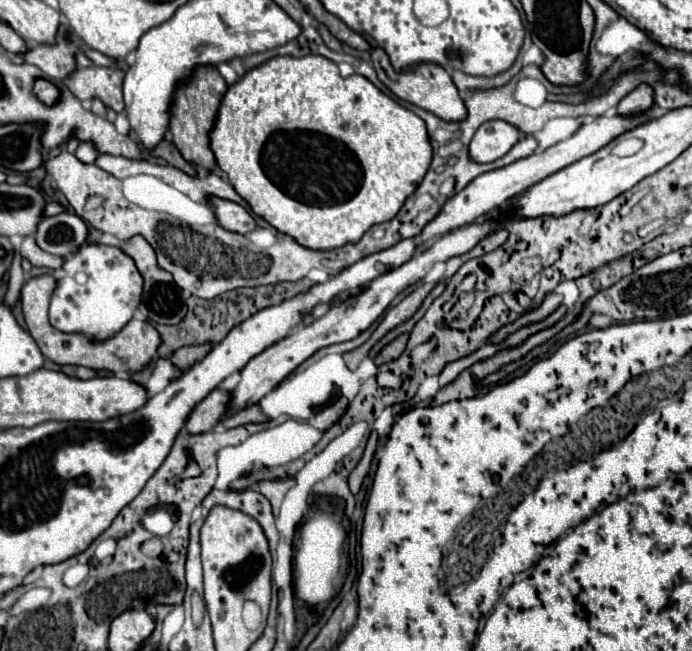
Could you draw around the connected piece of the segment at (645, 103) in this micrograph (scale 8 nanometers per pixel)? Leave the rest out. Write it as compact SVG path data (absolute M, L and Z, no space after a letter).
M639 84L633 92L629 92L617 106L619 114L637 114L645 112L653 106L653 88L649 84Z

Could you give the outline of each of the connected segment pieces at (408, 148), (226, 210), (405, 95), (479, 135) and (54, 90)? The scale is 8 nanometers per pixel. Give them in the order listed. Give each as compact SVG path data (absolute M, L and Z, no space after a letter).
M315 54L301 56L301 58L275 56L275 58L259 64L257 68L245 72L245 76L241 80L237 80L235 84L231 84L229 90L225 92L219 112L217 112L217 118L215 118L215 126L209 132L209 140L211 140L211 150L215 154L217 166L227 174L235 192L243 200L247 200L251 210L257 216L261 216L263 220L267 220L281 234L287 234L303 248L313 248L313 250L333 250L333 248L341 248L345 244L355 244L357 240L361 240L361 236L371 226L395 218L395 214L399 212L399 208L403 206L407 196L413 194L415 188L421 184L421 180L431 164L431 156L433 156L433 148L429 144L425 122L419 116L415 116L413 112L409 112L407 108L397 104L393 98L383 94L367 78L363 78L359 74L351 74L351 76L343 78L339 74L339 68L335 62L331 62L323 56L315 56Z
M209 196L207 202L209 202L209 208L215 212L217 222L223 228L229 228L229 232L247 234L247 232L251 232L257 226L255 220L253 220L253 216L243 206L231 202L231 200Z
M375 48L371 50L371 64L379 76L379 80L401 100L411 102L423 110L433 112L435 116L443 118L443 120L463 120L467 114L467 108L449 76L449 72L445 68L441 68L439 64L417 64L417 68L409 68L409 72L397 72L391 62L389 56L383 48Z
M489 120L475 132L469 154L475 162L493 162L505 156L521 138L521 130L503 120Z
M37 78L37 80L35 80L35 84L33 84L33 94L35 94L45 106L53 106L53 104L57 104L57 100L61 98L61 90L59 90L53 82L49 82L49 80L45 80L45 78Z

